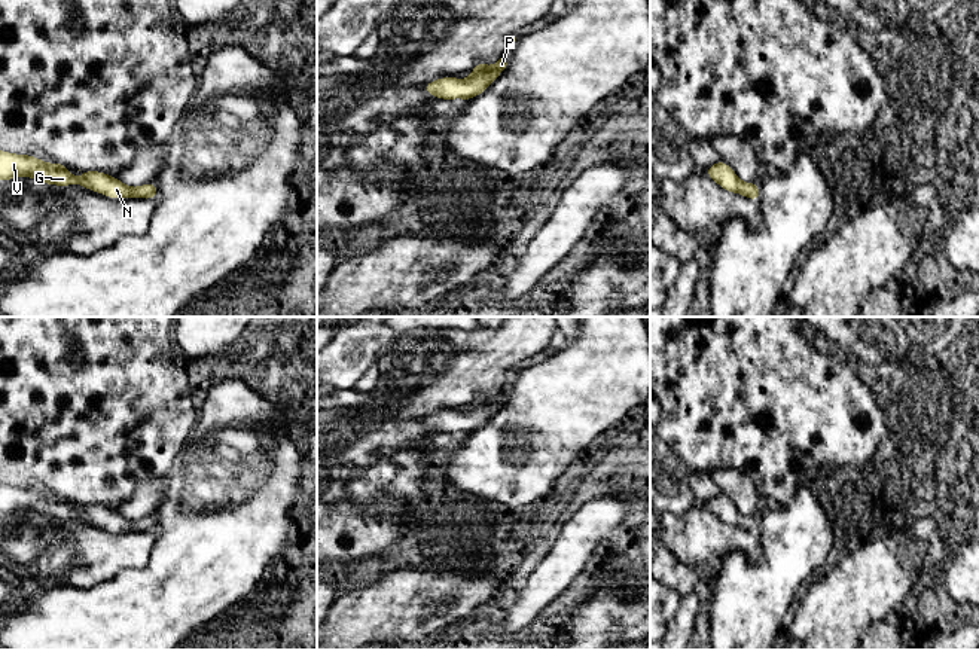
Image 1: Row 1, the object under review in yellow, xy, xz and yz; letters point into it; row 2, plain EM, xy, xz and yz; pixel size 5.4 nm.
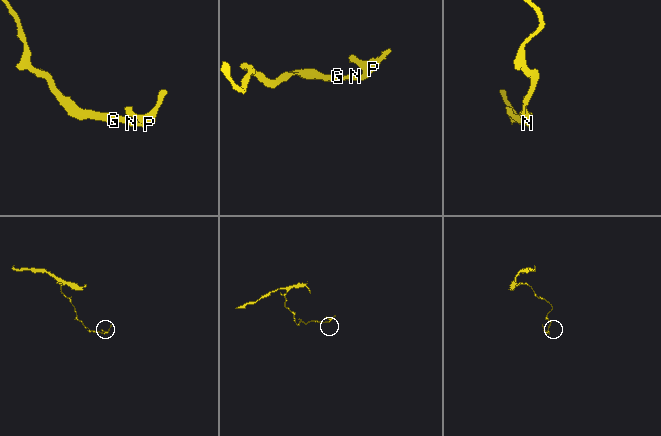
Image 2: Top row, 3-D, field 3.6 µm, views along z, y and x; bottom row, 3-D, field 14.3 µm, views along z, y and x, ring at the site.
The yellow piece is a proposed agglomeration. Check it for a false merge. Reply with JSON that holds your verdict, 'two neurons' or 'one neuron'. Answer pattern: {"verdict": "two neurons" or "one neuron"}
{"verdict": "one neuron"}

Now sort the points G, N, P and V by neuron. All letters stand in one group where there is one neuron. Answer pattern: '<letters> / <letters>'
G N P V

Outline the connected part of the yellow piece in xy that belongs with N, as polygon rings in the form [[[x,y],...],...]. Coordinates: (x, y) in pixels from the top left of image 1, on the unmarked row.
[[[0,483],[0,513],[13,513],[28,509],[33,510],[36,516],[57,518],[62,521],[79,518],[113,532],[129,530],[156,532],[158,530],[156,516],[146,516],[143,519],[131,521],[122,516],[119,512],[101,504],[80,504],[80,507],[82,512],[77,513],[68,504],[68,500],[60,495],[46,497],[45,494],[31,488],[16,488]]]

